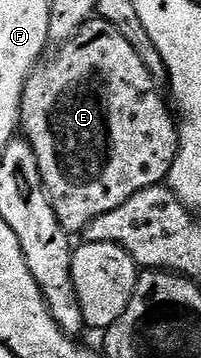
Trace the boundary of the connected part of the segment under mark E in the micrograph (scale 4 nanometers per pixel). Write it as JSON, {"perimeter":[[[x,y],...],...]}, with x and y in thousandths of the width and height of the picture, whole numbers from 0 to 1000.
{"perimeter":[[[468,47],[393,81],[393,92],[373,92],[373,103],[323,112],[279,140],[264,165],[229,162],[199,184],[144,207],[144,223],[114,249],[114,271],[104,274],[100,363],[174,427],[194,483],[214,494],[214,517],[234,528],[244,559],[274,584],[274,606],[294,606],[294,628],[318,645],[403,651],[418,648],[423,634],[458,612],[572,584],[592,573],[612,573],[612,561],[672,550],[672,539],[692,539],[736,522],[816,514],[841,497],[841,475],[851,461],[871,461],[871,439],[900,413],[900,372],[866,313],[861,321],[841,313],[846,291],[831,277],[831,291],[821,291],[816,271],[781,257],[791,232],[761,221],[731,184],[711,182],[711,170],[692,165],[672,137],[652,131],[632,106],[592,92],[592,81],[572,70],[542,67],[498,47]]]}

